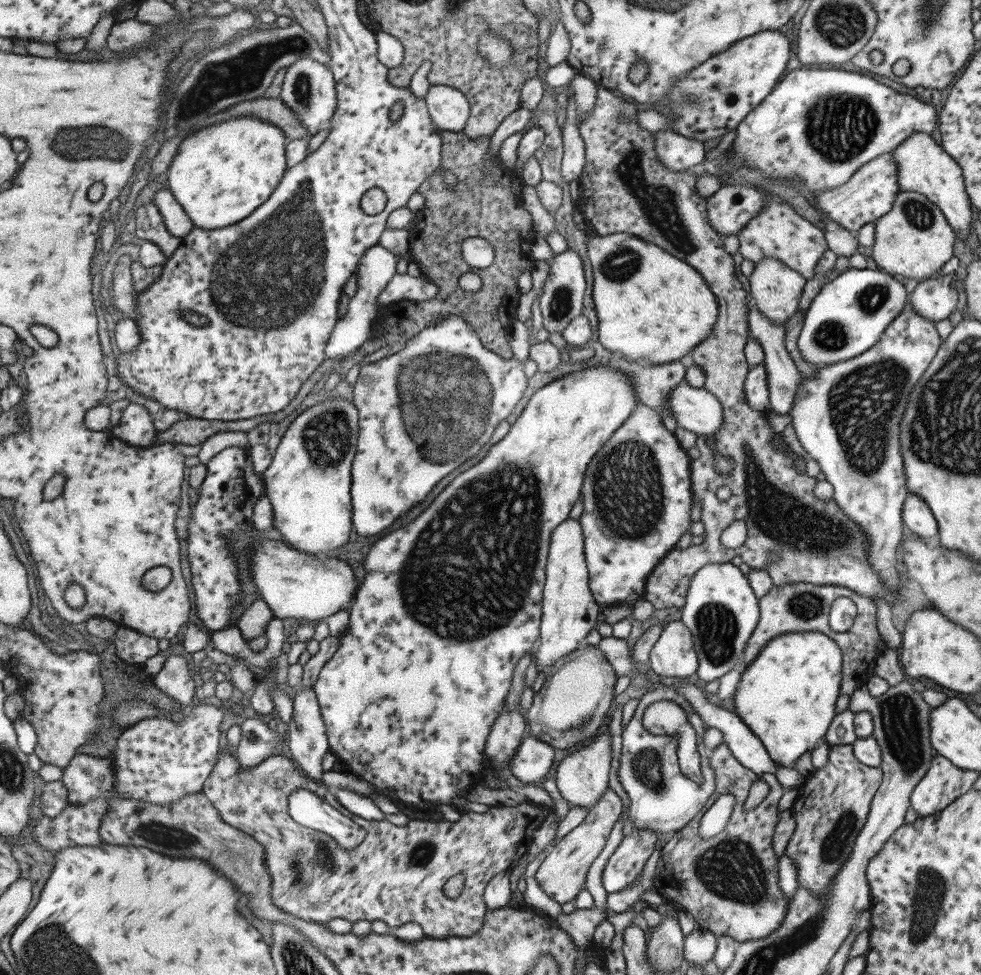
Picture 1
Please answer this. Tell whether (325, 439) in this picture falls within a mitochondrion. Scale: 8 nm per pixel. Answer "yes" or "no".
yes

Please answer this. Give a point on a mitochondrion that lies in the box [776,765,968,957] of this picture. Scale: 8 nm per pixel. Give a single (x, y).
(921, 925)

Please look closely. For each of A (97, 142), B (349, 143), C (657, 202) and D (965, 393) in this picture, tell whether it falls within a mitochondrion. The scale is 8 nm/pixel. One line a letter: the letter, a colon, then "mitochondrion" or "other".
A: mitochondrion
B: other
C: mitochondrion
D: mitochondrion

